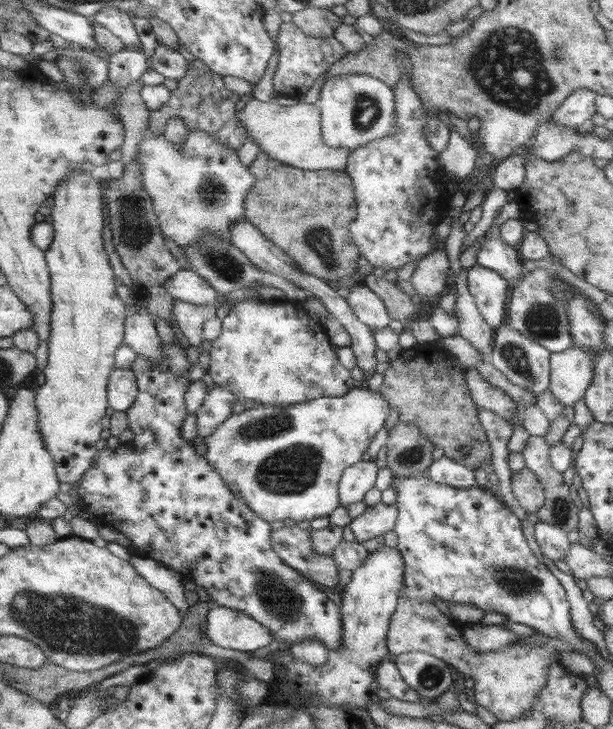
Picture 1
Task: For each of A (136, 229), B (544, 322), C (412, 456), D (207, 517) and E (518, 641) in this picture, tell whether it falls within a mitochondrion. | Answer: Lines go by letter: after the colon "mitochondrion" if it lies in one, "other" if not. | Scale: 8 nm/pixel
A: mitochondrion
B: mitochondrion
C: mitochondrion
D: other
E: other

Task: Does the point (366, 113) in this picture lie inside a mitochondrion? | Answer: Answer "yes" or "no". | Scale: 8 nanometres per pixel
yes

